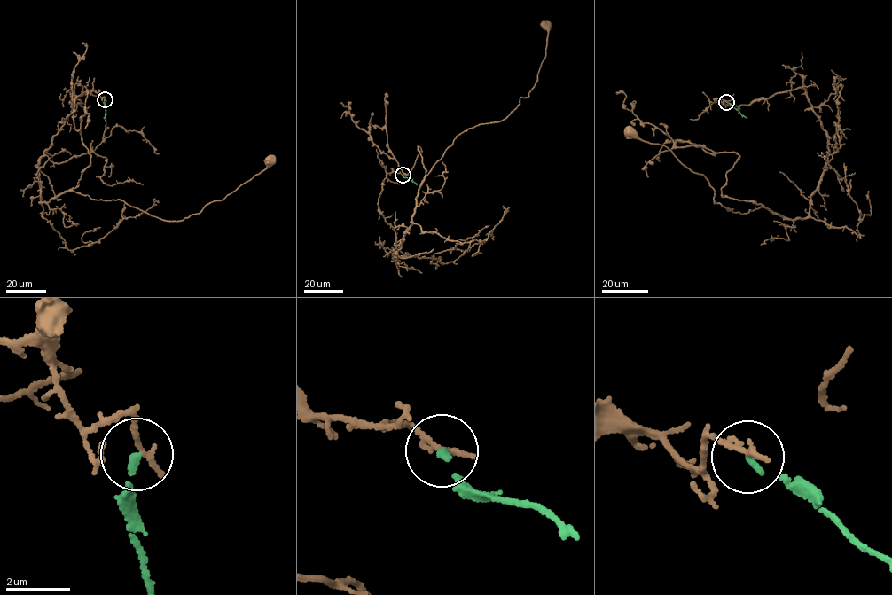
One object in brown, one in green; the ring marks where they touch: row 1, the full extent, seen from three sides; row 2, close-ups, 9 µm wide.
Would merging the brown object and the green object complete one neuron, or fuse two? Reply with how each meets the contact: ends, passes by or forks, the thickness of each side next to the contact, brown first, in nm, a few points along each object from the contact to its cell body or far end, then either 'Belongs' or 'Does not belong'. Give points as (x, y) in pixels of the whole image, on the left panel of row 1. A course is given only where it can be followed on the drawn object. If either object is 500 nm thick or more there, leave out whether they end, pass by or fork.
At the ring brown ends. At the ring green ends. Thickness 200 nm (brown) against 170 nm. Course of brown: (105, 99), (94, 91), (70, 97), (82, 103), (40, 160), (39, 202), (70, 191), (178, 221), (271, 161). Course of green: (105, 99), (105, 121). Does not belong

